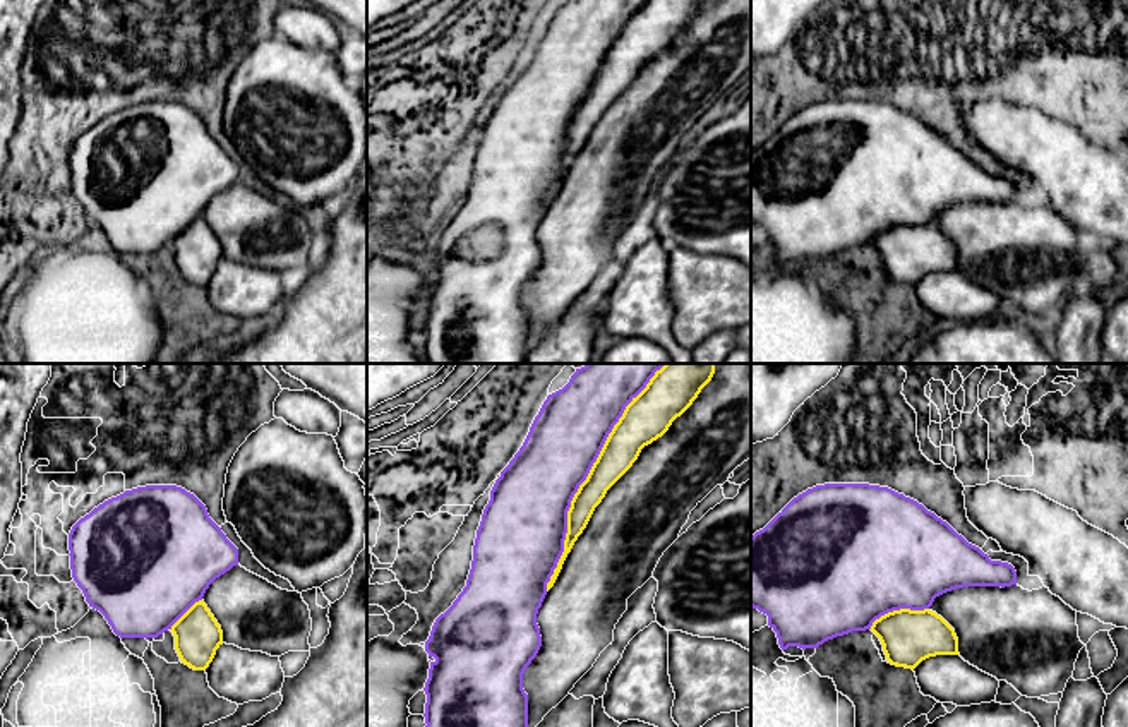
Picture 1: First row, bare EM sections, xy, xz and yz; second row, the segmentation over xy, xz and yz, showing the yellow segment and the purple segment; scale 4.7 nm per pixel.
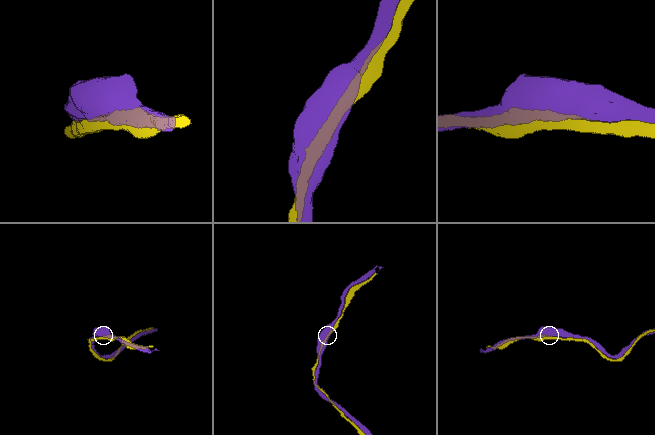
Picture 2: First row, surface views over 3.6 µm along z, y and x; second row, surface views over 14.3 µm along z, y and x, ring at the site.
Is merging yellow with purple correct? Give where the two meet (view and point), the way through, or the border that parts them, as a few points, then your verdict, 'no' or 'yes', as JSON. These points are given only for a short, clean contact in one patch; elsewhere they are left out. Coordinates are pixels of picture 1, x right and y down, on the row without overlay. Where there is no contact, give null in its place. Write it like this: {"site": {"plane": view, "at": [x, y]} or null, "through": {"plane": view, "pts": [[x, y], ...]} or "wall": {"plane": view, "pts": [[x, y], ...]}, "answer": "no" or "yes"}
{"site": {"plane": "xz", "at": [580, 103]}, "answer": "no"}

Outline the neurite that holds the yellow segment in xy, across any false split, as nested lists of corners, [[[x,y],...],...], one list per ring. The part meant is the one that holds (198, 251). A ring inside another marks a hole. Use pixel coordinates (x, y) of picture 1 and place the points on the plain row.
[[[204,216],[195,218],[170,245],[182,279],[206,286],[223,261],[223,247]]]

